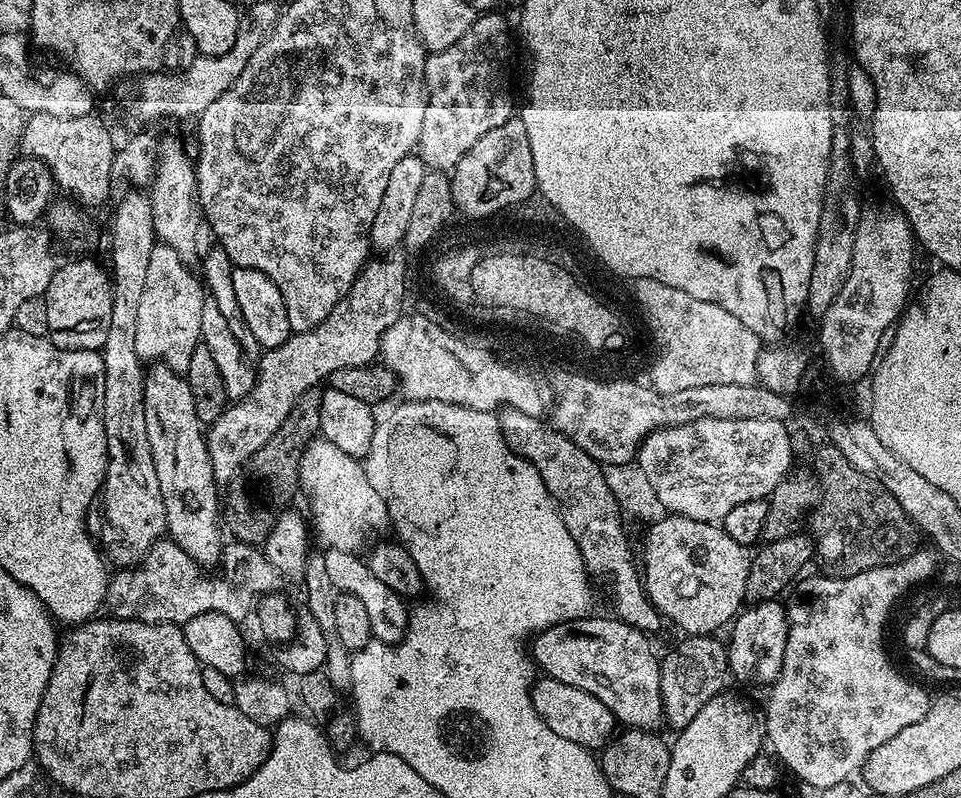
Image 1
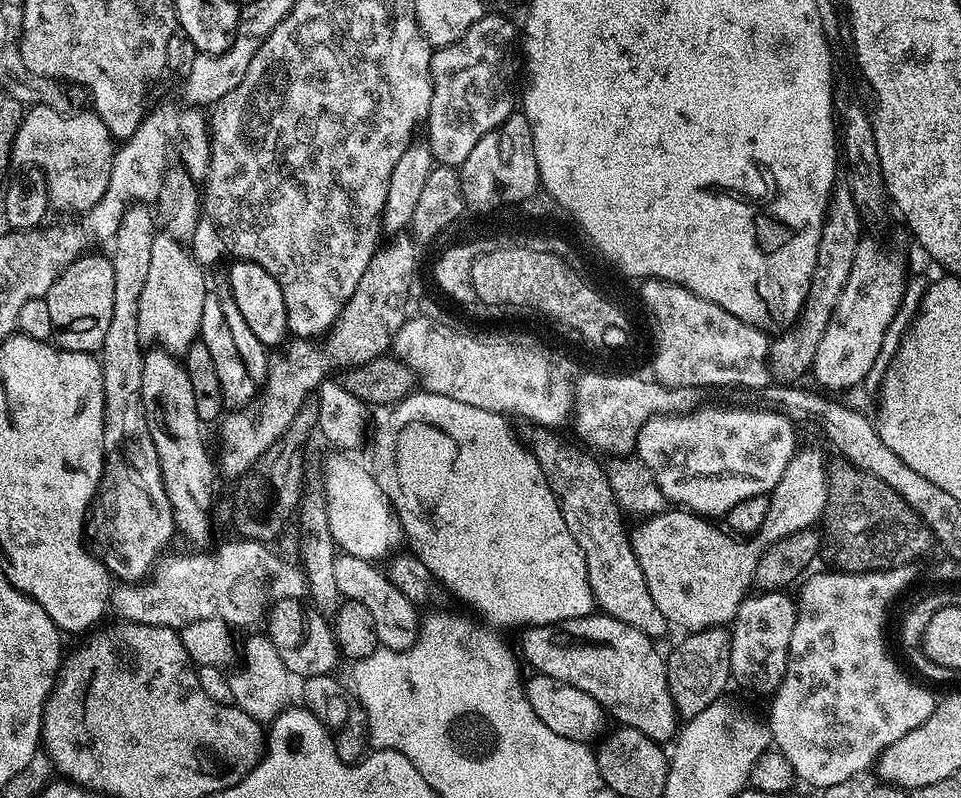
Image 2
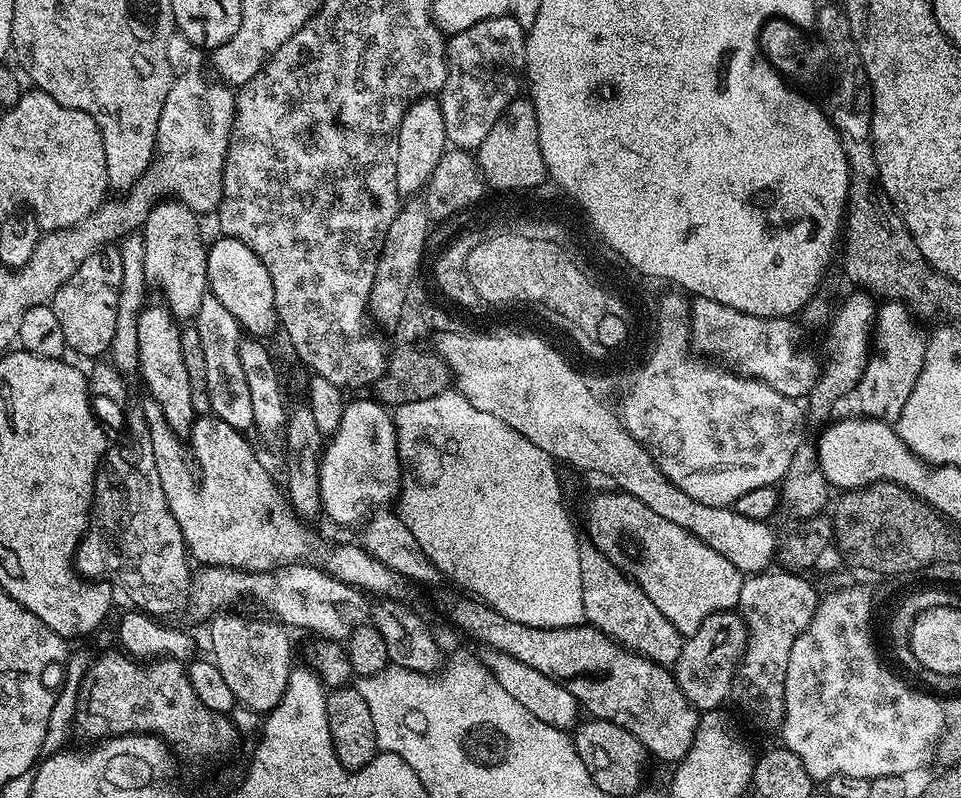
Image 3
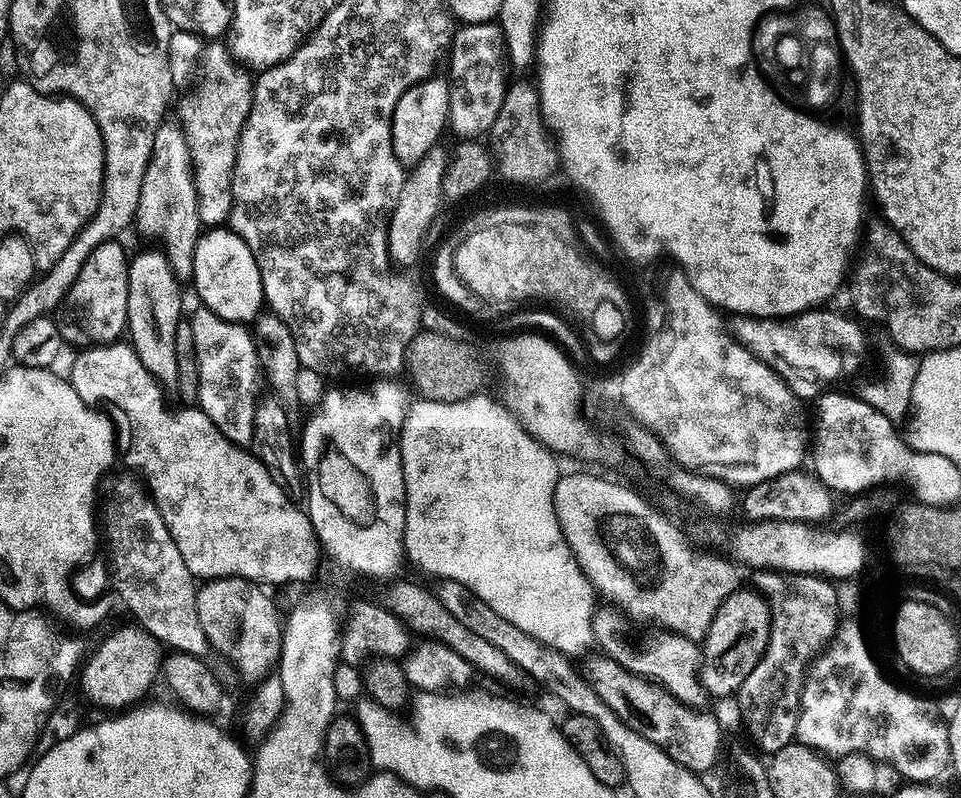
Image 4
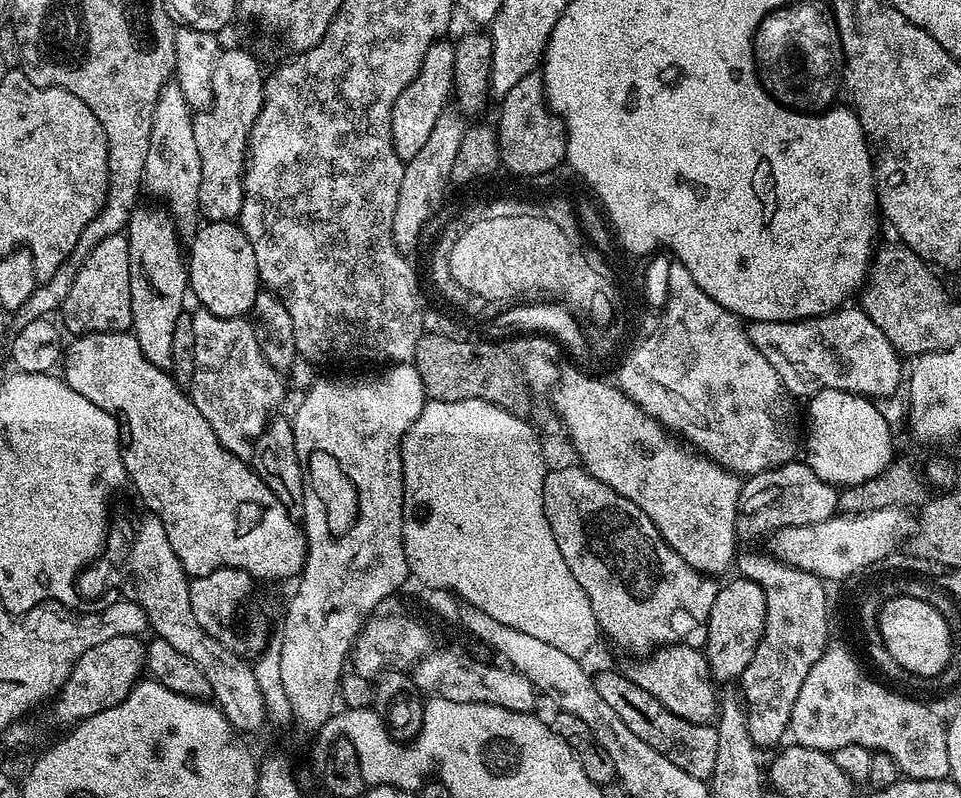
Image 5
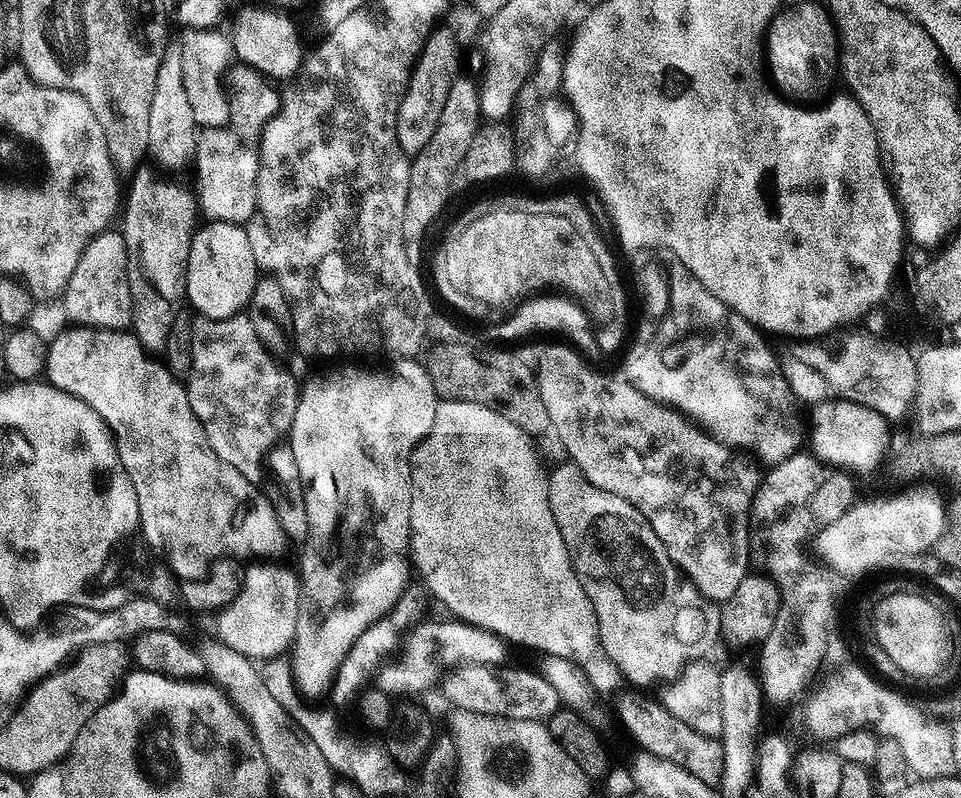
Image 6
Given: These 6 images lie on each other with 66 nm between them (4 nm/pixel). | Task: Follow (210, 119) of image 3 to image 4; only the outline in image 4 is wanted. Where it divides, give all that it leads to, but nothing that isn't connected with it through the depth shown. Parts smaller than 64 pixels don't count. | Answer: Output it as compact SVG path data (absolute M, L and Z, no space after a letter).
M208 42L204 45L198 61L200 81L189 90L188 96L180 100L180 120L178 127L184 132L188 153L192 159L192 178L196 185L196 205L198 214L204 218L208 212L221 204L224 210L232 207L232 168L236 165L236 151L246 118L252 109L253 77L232 58L232 53L220 42Z

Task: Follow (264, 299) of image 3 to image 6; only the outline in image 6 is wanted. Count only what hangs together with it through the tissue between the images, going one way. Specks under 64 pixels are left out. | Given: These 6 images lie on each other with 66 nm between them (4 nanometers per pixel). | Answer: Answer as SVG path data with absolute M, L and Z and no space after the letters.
M217 218L201 223L193 231L188 251L186 300L200 316L221 320L241 315L249 307L257 279L258 269L254 250L250 250L247 227Z

